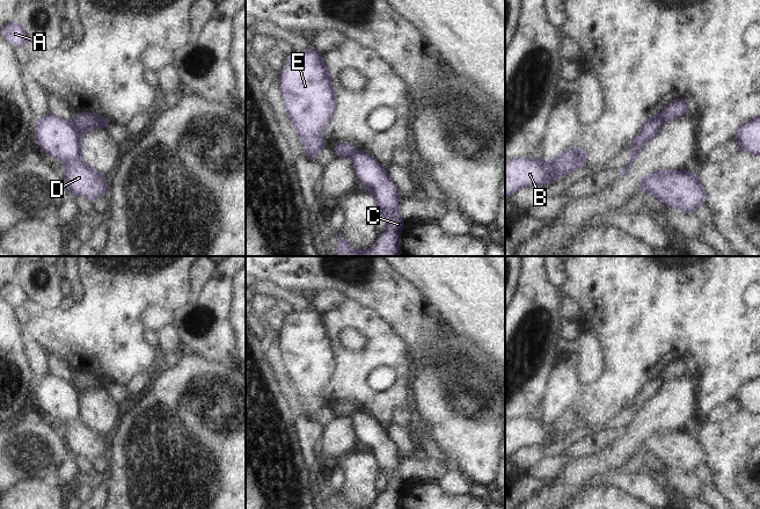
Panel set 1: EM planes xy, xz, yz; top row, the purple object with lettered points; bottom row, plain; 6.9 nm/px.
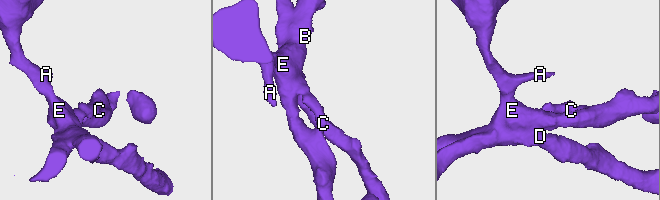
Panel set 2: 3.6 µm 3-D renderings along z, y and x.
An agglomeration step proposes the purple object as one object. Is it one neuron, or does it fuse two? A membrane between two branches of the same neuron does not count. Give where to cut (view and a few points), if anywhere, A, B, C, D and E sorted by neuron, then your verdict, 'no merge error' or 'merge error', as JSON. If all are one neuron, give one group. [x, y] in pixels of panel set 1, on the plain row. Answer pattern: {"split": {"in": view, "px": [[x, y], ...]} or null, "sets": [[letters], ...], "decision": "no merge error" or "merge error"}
{"split": {"in": "xy", "px": [[80, 417], [65, 422]]}, "sets": [["A", "B", "C", "E"], ["D"]], "decision": "merge error"}

